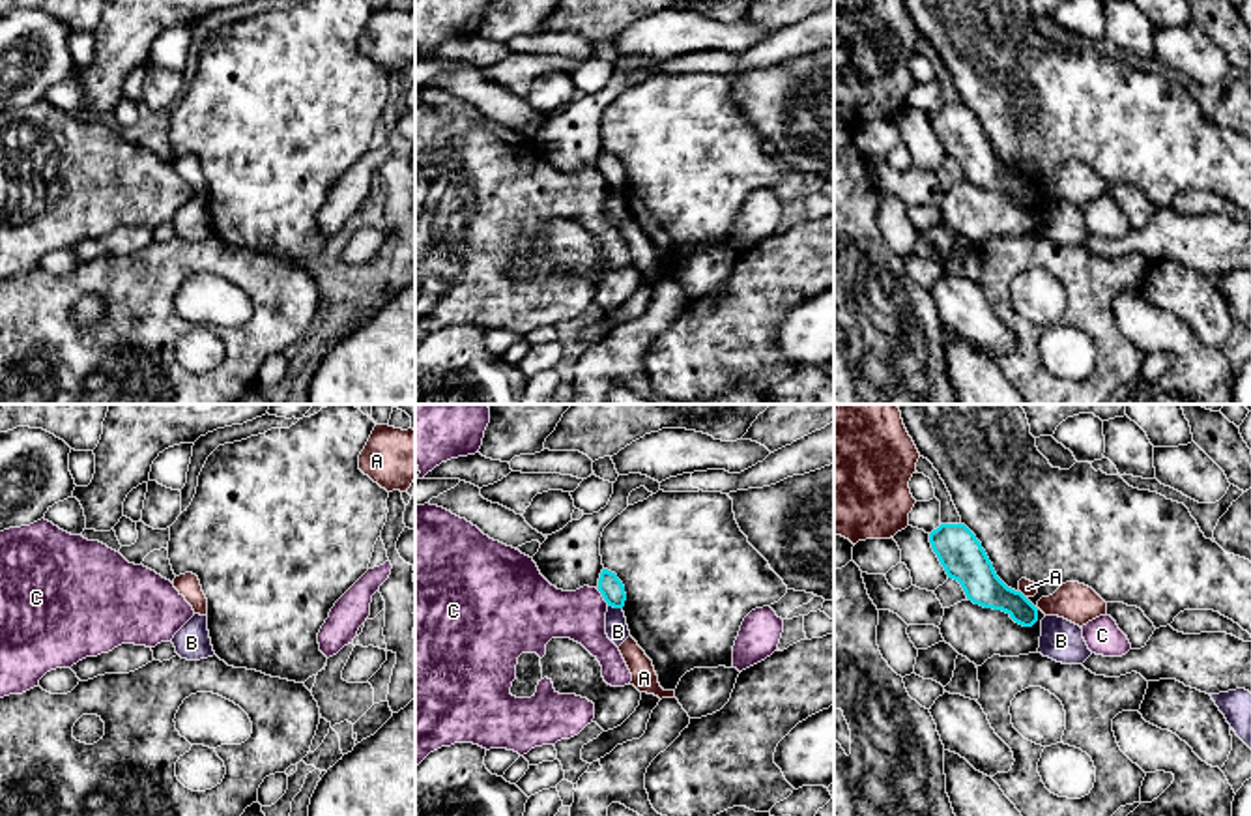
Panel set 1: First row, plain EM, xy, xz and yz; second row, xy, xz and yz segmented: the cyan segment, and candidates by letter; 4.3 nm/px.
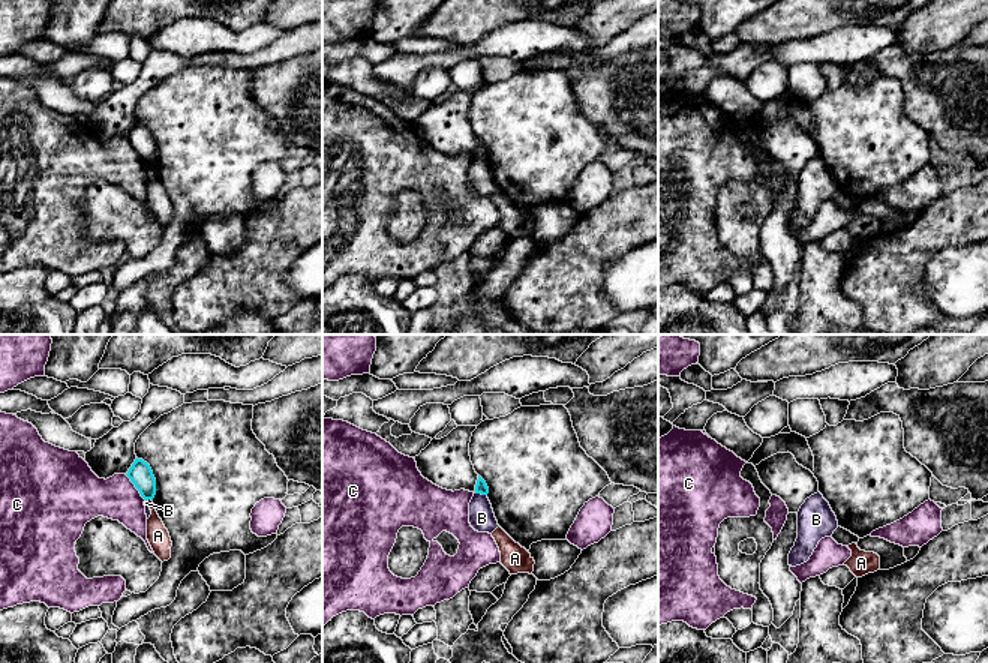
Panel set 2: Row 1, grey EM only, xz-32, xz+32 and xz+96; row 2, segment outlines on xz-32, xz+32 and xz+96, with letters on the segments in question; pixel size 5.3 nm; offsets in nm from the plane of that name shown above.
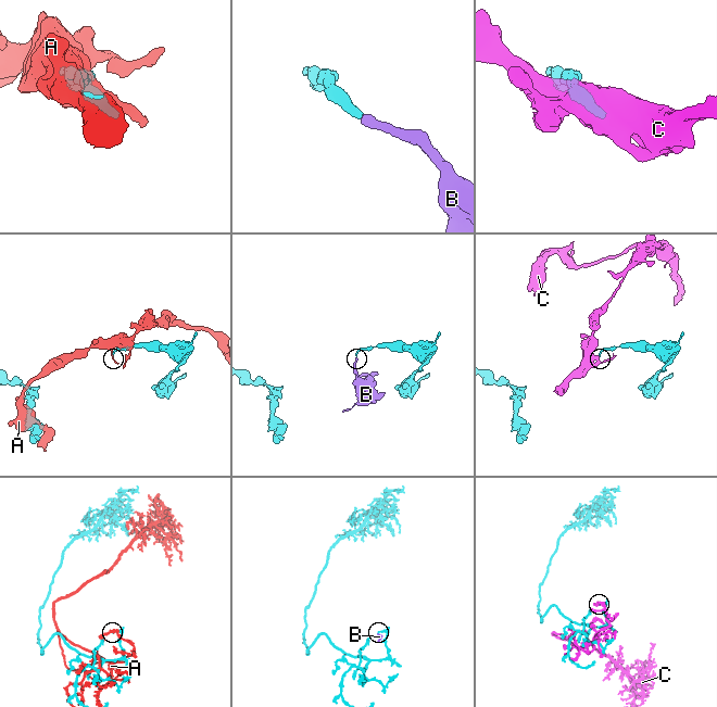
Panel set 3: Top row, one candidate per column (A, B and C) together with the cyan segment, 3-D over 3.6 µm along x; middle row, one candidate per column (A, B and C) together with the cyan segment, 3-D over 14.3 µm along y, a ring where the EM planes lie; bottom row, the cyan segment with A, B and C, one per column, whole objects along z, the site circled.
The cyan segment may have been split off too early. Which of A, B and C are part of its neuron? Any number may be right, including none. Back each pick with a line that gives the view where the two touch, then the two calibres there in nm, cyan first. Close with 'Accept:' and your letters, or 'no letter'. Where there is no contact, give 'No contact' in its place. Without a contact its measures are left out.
Accept: no letter

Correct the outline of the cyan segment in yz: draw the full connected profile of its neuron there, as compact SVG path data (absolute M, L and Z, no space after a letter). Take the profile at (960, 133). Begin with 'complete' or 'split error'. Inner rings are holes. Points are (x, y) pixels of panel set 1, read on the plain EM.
complete; M941 105L929 114L929 124L948 159L961 165L969 182L1002 191L1023 208L1038 202L1038 189L997 157L982 124L965 105Z

